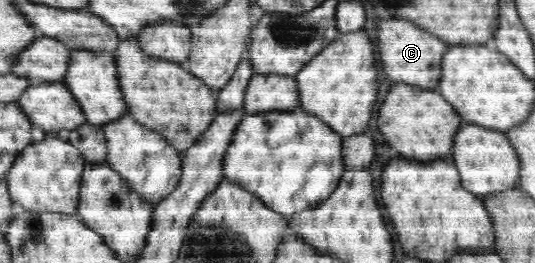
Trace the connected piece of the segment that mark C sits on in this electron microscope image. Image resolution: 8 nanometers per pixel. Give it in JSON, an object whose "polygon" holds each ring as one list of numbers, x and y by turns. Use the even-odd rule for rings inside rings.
{"polygon":[[394,19,394,21,382,21,378,23,378,60,382,61,382,69,386,73,386,79,384,79,384,89,380,91,388,91,392,85,396,83,408,83,408,85,418,85,418,87,426,87,426,89,436,89,441,79,441,63,444,59,444,53,448,51,448,45,434,37,432,33,428,33,426,29,420,29,416,25,412,25,410,21,400,21,400,19]]}

